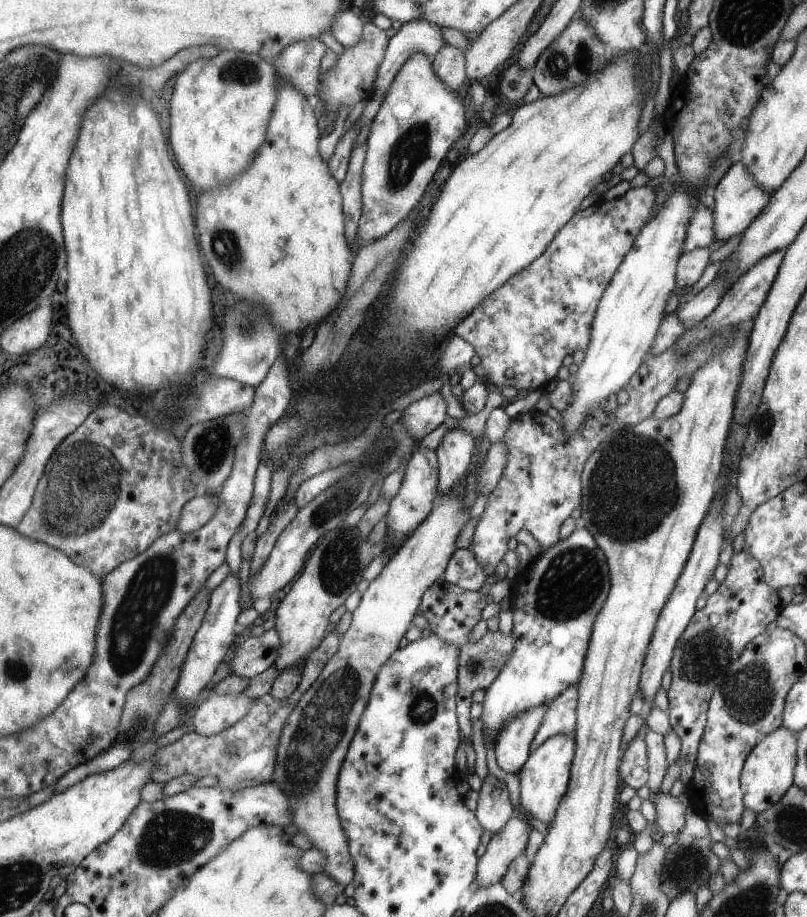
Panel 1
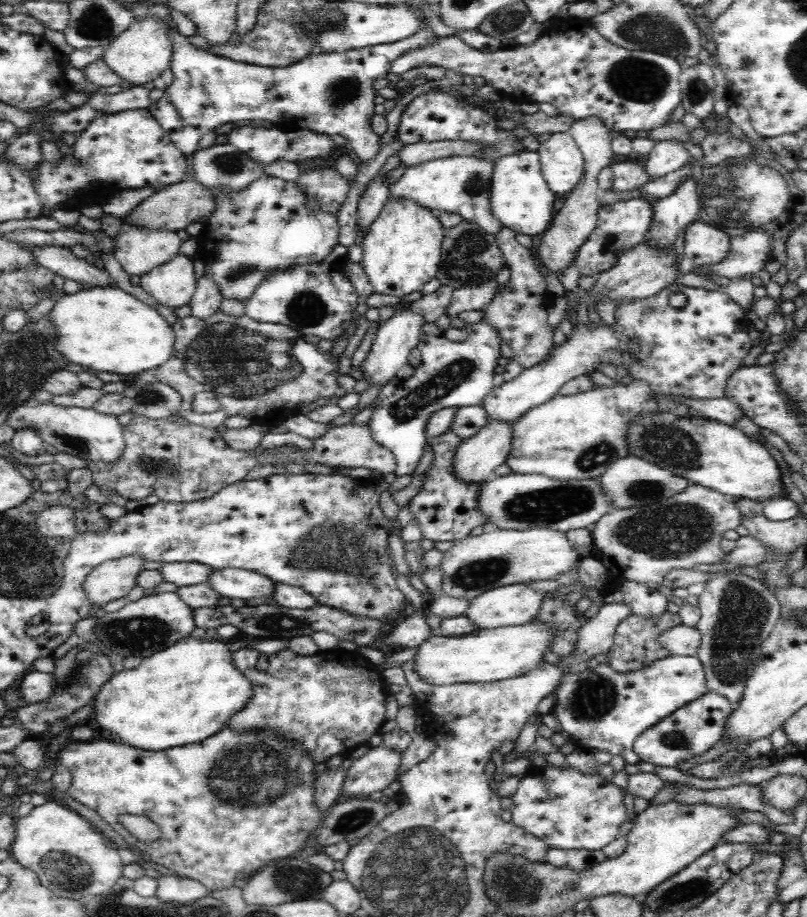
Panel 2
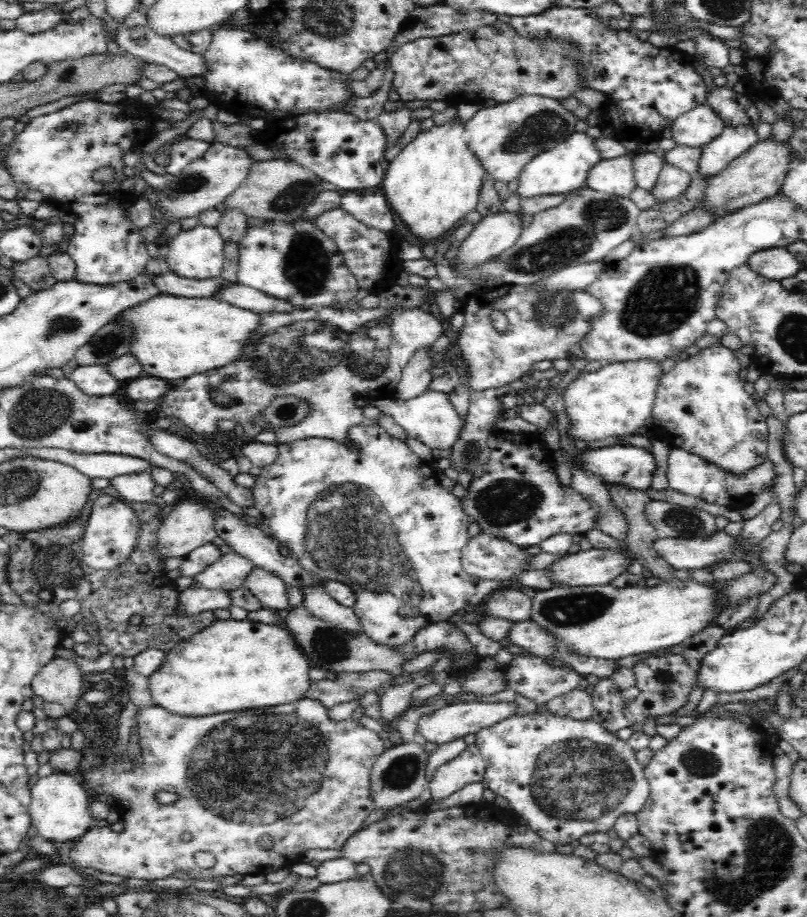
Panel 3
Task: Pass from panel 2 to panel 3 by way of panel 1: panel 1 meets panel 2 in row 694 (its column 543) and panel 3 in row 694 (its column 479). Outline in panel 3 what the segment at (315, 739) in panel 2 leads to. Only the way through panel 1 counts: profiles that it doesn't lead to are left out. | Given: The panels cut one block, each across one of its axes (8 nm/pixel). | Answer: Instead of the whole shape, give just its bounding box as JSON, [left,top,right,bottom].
[306,670,393,708]

